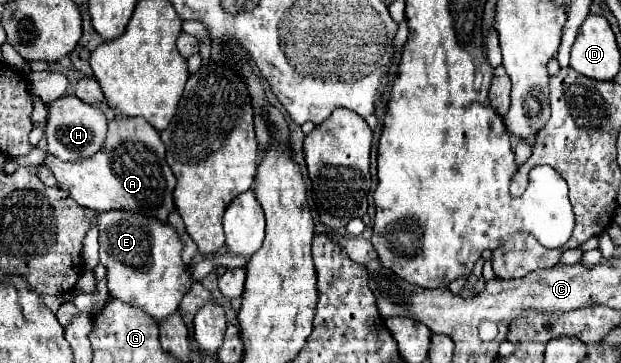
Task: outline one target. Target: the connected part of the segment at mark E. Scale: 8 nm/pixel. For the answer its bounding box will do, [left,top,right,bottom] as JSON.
[99,210,191,322]

